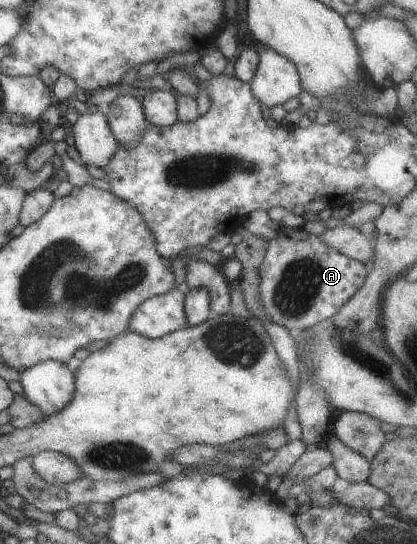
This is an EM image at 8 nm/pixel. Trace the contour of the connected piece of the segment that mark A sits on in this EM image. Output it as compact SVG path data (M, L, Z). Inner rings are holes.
M281 225L276 235L266 241L265 252L255 275L257 298L269 320L272 323L284 325L289 330L308 329L317 321L334 315L341 305L344 305L354 295L369 272L362 262L336 253L317 235L310 234L303 228L288 229Z

